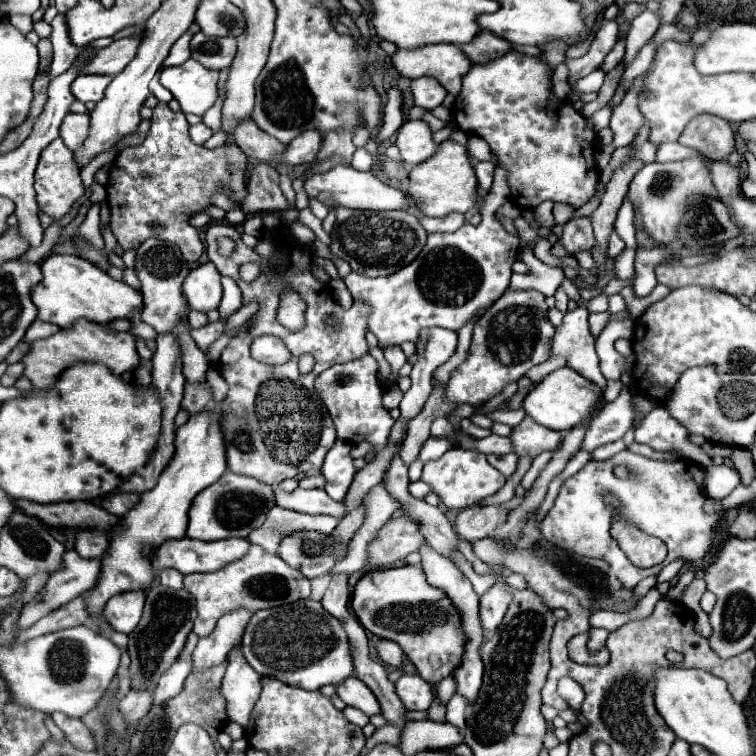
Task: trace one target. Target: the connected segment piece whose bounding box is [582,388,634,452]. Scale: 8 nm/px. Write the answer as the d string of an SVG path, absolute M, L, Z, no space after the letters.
M628 388L622 390L622 394L616 398L616 402L606 404L598 416L590 422L590 428L586 432L586 438L582 442L582 450L596 450L602 444L610 444L614 440L620 440L626 430L632 426L632 406L630 406L630 394Z

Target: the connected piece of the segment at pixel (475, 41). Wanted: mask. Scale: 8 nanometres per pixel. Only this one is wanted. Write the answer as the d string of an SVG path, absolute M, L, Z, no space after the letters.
M480 30L468 44L460 44L460 50L470 62L486 62L490 58L506 54L508 50L512 50L512 46L510 42L494 36L492 32Z

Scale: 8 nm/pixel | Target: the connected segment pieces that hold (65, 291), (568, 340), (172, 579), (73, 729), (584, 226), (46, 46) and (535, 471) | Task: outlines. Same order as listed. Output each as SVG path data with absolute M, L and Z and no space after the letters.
M52 254L40 264L40 270L42 280L30 290L30 298L38 308L38 318L58 324L60 328L68 328L82 316L98 324L108 324L116 318L136 318L144 308L138 290L130 288L126 282L116 282L104 270L78 256Z
M578 306L574 312L566 312L562 326L556 328L552 356L558 354L566 356L568 366L586 380L594 382L602 390L606 388L606 378L600 372L598 356L594 352L594 338L588 330L588 310L584 306Z
M162 570L160 572L160 584L164 584L164 586L170 586L170 588L182 588L182 574L178 572L178 570Z
M60 712L52 714L52 720L54 720L54 724L64 732L66 740L68 740L74 748L84 750L84 752L94 750L92 734L88 734L88 728L86 728L80 720L74 722L74 718L70 718L70 716L66 716L66 714L60 714Z
M590 216L572 218L572 220L564 226L560 242L562 242L562 246L564 246L568 252L590 250L595 242L594 234L592 234Z
M41 39L37 44L37 49L40 58L38 74L40 74L46 70L52 61L52 44L49 39Z
M545 451L538 454L538 456L533 459L532 466L530 466L530 469L526 472L526 476L522 478L522 486L524 486L524 490L528 490L528 488L532 486L532 482L534 482L536 476L542 472L542 468L544 468L546 462L550 460L550 456L552 456L552 451Z

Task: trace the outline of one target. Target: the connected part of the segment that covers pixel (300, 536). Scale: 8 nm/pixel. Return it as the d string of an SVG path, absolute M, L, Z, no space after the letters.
M294 532L292 536L284 538L280 542L280 558L300 570L306 578L318 578L318 576L324 576L326 572L332 570L334 562L340 562L348 552L348 542L346 540L340 540L340 538L334 538L332 534L320 534L320 532Z

